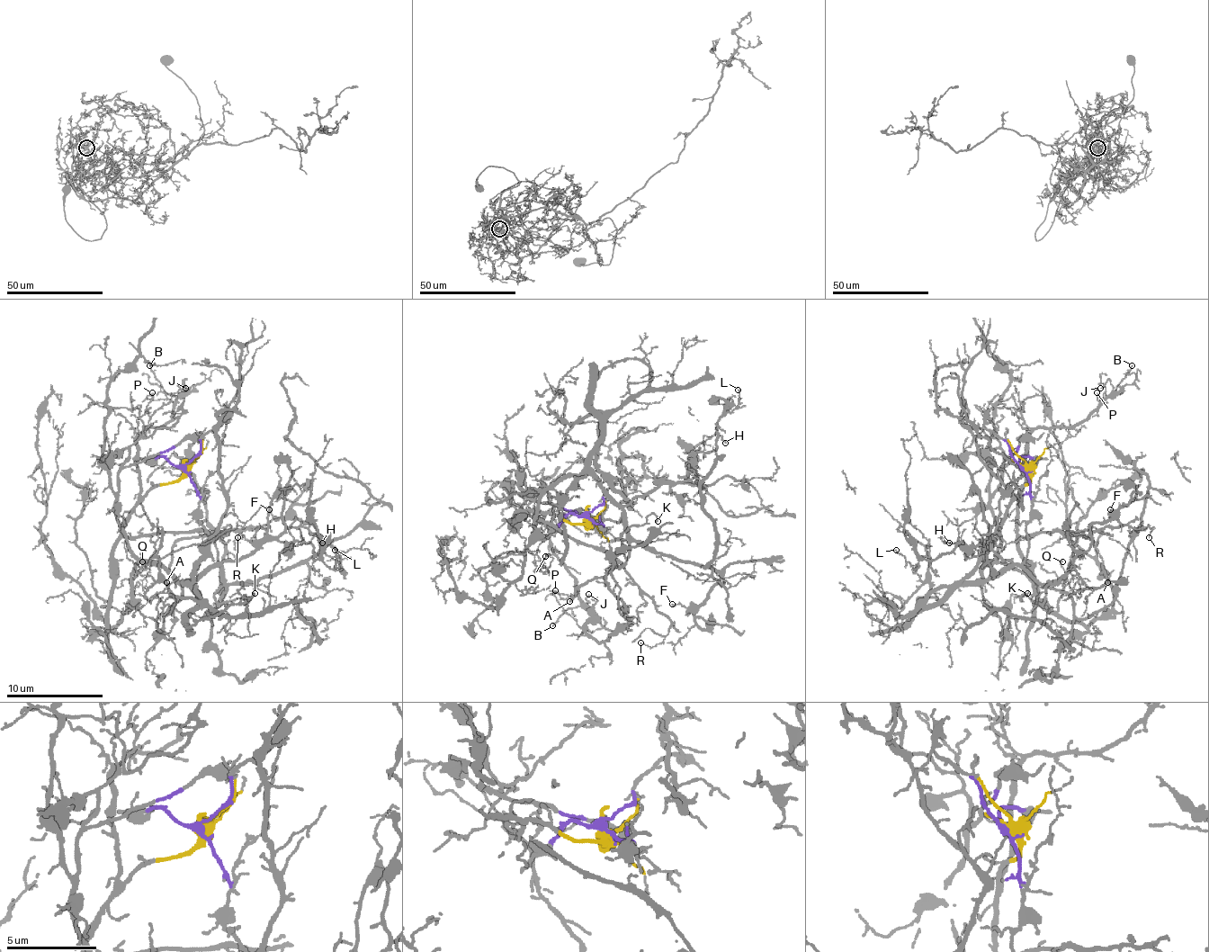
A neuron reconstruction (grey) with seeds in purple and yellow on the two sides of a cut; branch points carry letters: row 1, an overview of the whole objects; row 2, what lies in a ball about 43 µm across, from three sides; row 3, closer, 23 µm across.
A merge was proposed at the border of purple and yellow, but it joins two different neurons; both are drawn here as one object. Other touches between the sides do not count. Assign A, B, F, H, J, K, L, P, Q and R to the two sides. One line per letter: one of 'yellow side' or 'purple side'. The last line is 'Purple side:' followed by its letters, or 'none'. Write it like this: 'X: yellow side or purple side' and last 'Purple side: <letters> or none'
A: yellow side
B: yellow side
F: purple side
H: purple side
J: yellow side
K: purple side
L: purple side
P: yellow side
Q: yellow side
R: yellow side
Purple side: F, H, K, L

